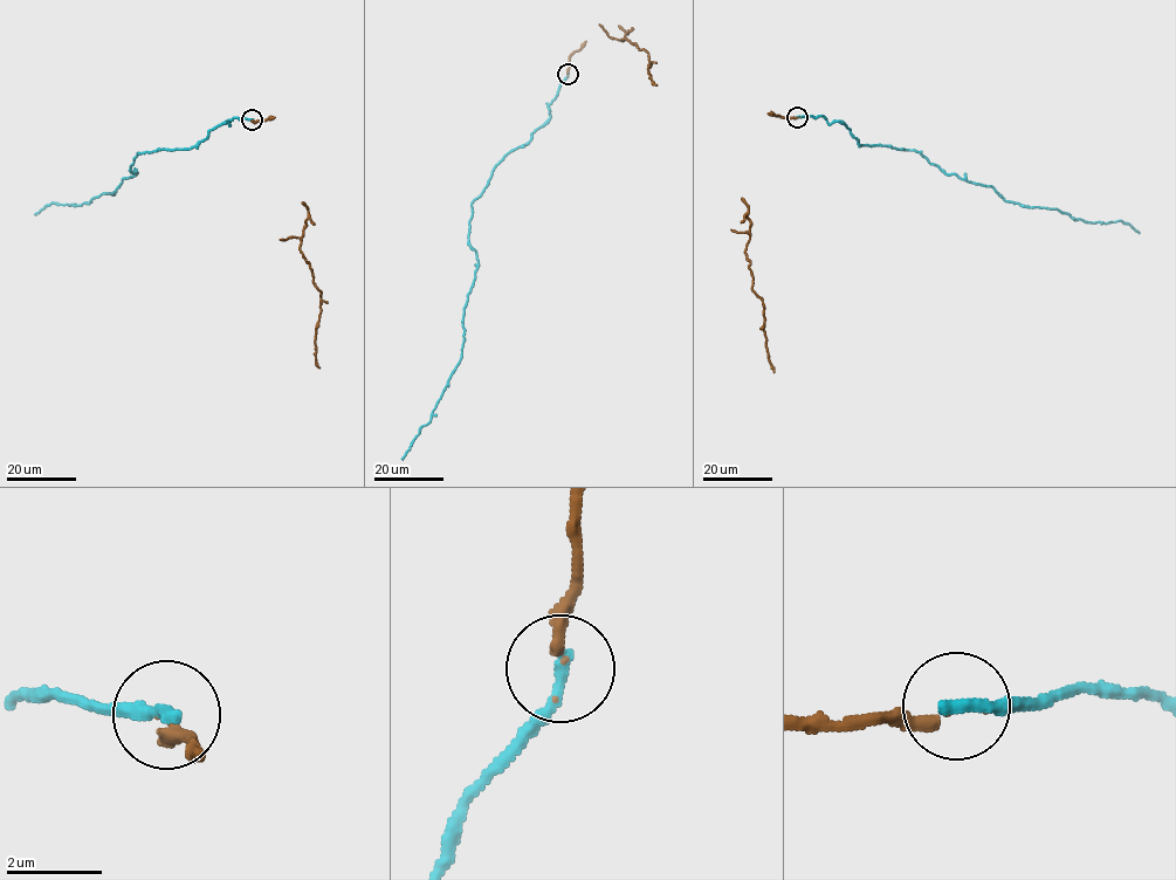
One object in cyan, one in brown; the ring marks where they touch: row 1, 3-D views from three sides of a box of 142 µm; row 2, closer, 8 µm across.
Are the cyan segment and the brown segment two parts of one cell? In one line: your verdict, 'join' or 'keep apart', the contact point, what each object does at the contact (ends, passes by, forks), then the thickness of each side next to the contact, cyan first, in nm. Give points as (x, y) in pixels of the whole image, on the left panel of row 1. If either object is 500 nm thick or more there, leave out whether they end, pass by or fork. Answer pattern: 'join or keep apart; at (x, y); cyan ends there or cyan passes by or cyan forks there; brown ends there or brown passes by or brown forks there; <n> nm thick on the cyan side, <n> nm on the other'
join; at (252, 119); cyan ends there; brown ends there; 280 nm thick on the cyan side, 220 nm on the other

